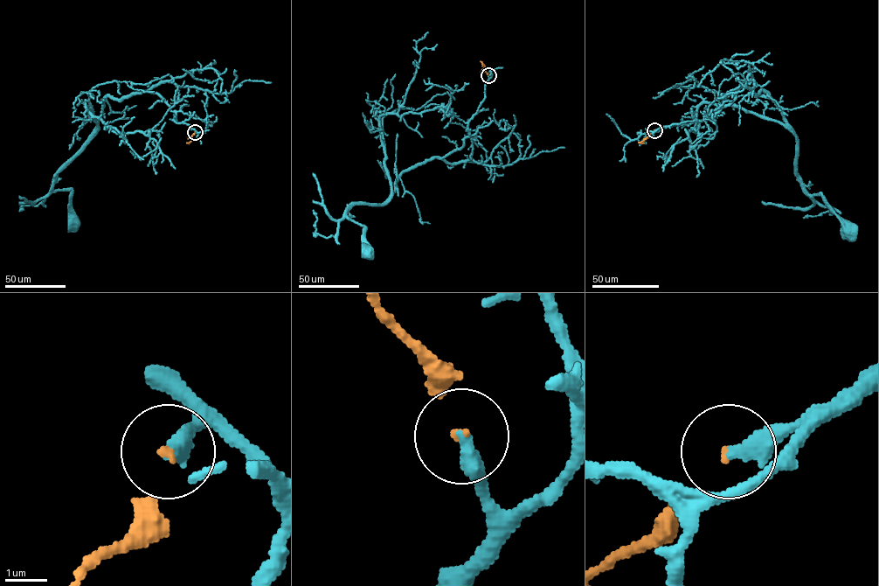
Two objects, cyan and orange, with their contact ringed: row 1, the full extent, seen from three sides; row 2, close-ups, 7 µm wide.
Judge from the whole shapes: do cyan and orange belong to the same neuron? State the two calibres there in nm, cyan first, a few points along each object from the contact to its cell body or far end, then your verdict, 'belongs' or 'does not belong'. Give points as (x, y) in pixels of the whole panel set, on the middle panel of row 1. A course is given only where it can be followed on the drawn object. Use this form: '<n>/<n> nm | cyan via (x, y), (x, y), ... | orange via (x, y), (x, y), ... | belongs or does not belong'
400/120 nm | cyan via (488, 75), (485, 98), (460, 148), (402, 172), (383, 203), (355, 204), (348, 211), (365, 226), (366, 251) | orange via (488, 75), (480, 61) | belongs

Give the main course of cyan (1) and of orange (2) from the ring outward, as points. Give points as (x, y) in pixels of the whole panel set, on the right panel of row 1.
1: (654, 130), (711, 117), (740, 87), (764, 91), (795, 137), (796, 171), (804, 189), (820, 194), (848, 230)
2: (654, 130), (638, 143)

